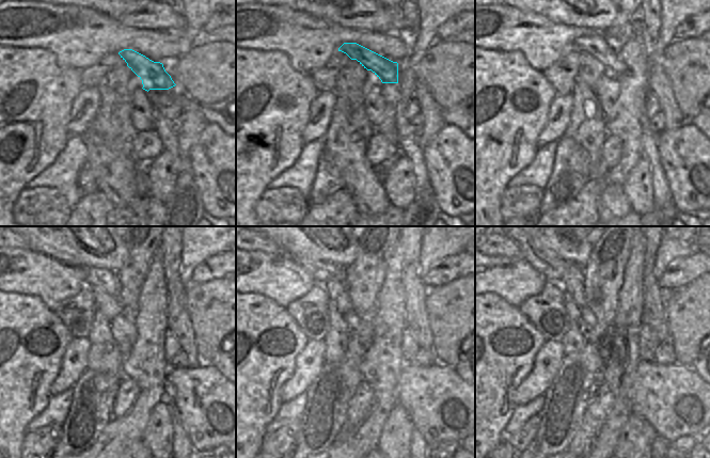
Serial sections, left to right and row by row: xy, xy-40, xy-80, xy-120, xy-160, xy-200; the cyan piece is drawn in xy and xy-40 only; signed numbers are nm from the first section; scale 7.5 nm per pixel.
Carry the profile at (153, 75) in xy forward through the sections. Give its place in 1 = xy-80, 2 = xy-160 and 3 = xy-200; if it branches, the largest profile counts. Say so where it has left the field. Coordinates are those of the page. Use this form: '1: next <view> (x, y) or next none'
1: next xy-80 (595, 45)
2: next xy-160 (319, 271)
3: next xy-200 (550, 266)

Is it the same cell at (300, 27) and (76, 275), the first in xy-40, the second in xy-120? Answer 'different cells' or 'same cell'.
same cell

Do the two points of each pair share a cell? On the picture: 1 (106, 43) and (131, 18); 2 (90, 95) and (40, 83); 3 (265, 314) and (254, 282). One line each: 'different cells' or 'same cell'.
1: different cells
2: different cells
3: different cells

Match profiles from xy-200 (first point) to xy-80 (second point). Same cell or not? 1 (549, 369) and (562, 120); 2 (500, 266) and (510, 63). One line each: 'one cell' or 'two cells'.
1: one cell
2: two cells

